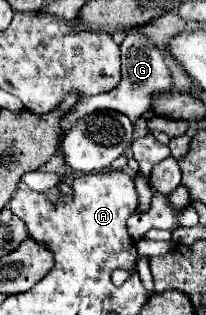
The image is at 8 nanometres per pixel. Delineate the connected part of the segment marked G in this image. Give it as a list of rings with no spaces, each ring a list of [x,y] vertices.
[[[136,30],[128,32],[126,40],[120,46],[120,52],[122,52],[122,80],[116,86],[116,90],[110,90],[106,94],[96,94],[92,98],[82,98],[78,100],[78,104],[66,110],[60,118],[60,138],[64,138],[64,134],[70,132],[70,128],[74,128],[74,124],[78,124],[82,116],[88,116],[90,112],[98,112],[98,110],[122,112],[132,120],[132,124],[136,124],[136,120],[140,120],[146,112],[150,112],[154,96],[158,92],[168,92],[172,88],[172,76],[164,62],[162,50],[152,46],[146,36],[142,36]]]

